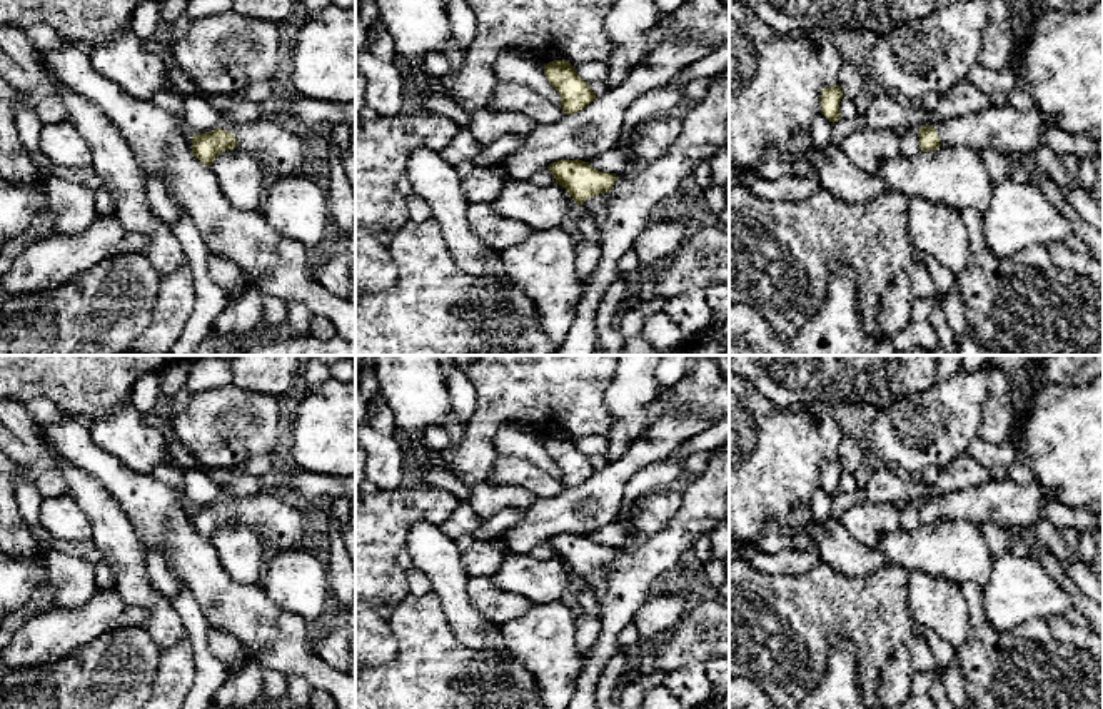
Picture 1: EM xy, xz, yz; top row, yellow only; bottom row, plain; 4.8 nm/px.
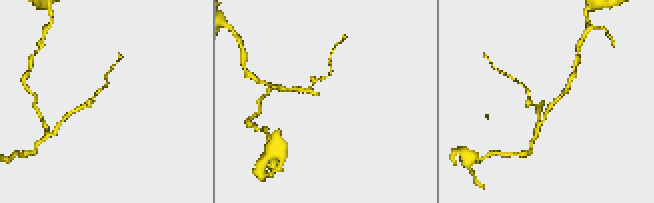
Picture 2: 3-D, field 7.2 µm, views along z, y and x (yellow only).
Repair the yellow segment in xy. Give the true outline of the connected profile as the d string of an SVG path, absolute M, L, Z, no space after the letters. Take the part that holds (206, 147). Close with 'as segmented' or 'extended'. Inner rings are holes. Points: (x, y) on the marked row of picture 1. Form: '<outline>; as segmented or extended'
M272 120L222 122L212 132L192 135L194 157L209 167L220 152L235 147L252 153L269 172L279 177L312 170L304 158L304 140Z; extended

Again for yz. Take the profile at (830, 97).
M833 85L828 88L821 90L821 113L829 120L829 122L838 122L839 117L839 102L843 98L843 90L839 85Z; as segmented

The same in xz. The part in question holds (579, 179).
M729 68L711 80L706 97L681 113L681 133L672 145L651 163L642 163L626 177L599 172L582 160L557 160L547 168L577 205L589 210L601 234L601 260L584 287L582 299L564 342L554 355L592 355L597 349L596 314L606 289L619 279L619 259L634 249L636 239L649 225L651 210L662 199L676 194L684 179L691 177L699 162L709 162L716 150L728 143L729 122Z; extended

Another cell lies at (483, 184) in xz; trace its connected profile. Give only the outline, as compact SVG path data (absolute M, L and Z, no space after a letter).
M474 167L461 179L461 189L469 202L494 202L504 185L504 177L491 167Z

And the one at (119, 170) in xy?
M45 57L43 62L47 80L65 105L68 120L90 147L93 168L112 195L118 222L147 239L144 254L162 279L170 279L187 262L187 257L170 227L154 215L144 172L132 148L98 107L65 85Z

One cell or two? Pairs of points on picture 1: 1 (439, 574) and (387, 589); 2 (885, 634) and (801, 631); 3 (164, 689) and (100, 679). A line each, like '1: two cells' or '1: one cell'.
1: two cells
2: one cell
3: two cells

